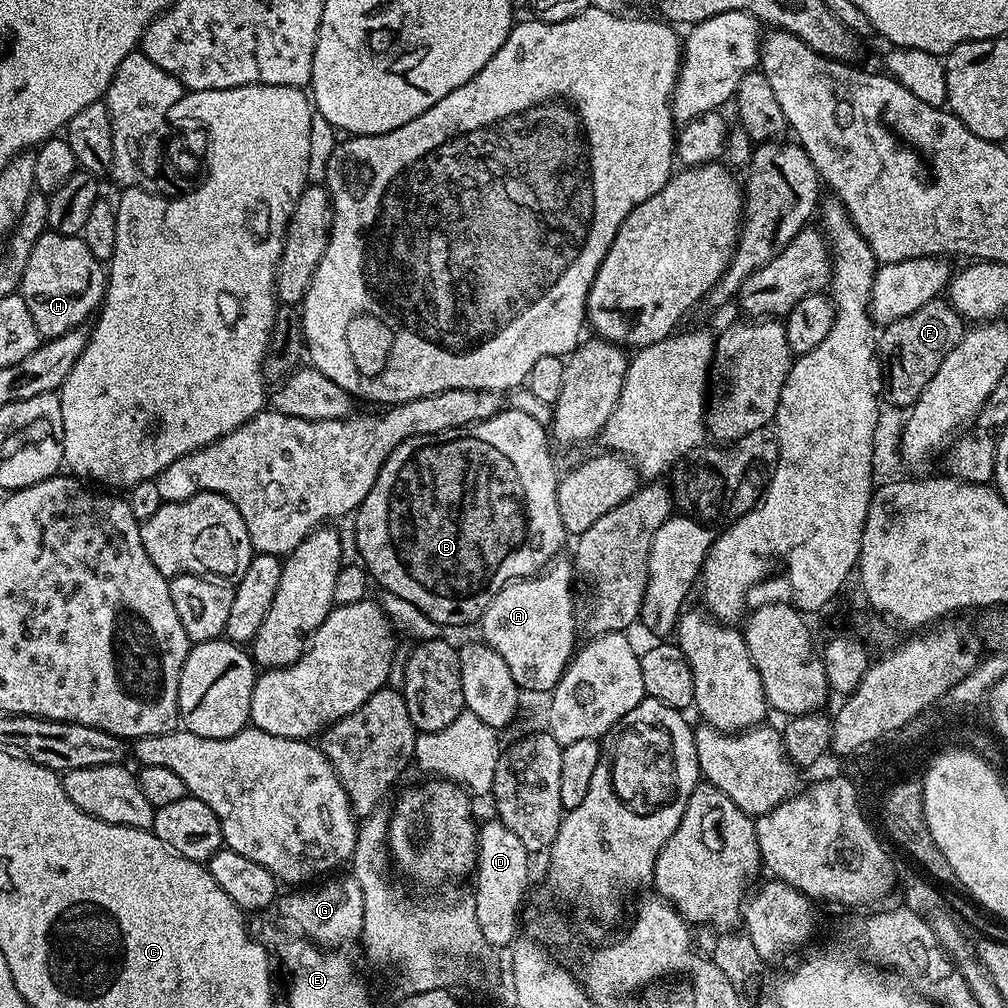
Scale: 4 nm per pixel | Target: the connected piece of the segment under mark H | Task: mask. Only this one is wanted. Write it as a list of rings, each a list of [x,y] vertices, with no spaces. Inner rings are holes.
[[[47,230],[34,242],[26,258],[23,272],[20,273],[18,294],[26,302],[26,310],[30,310],[30,318],[34,326],[40,331],[41,337],[53,340],[70,330],[81,327],[88,315],[99,309],[106,287],[106,268],[94,254],[90,254],[90,246],[80,236],[63,236],[57,232]]]

